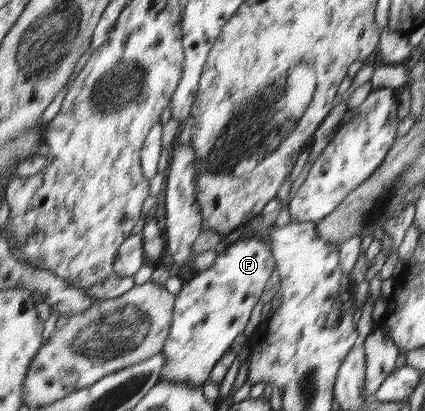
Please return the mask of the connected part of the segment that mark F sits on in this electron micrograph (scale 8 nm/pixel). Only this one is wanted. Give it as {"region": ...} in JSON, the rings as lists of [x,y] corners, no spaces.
{"region":[[[258,236],[240,239],[218,254],[212,267],[198,272],[183,284],[176,296],[168,337],[161,349],[166,363],[160,382],[188,382],[198,387],[208,381],[217,360],[244,331],[252,310],[260,301],[264,286],[276,269],[272,251]]]}

